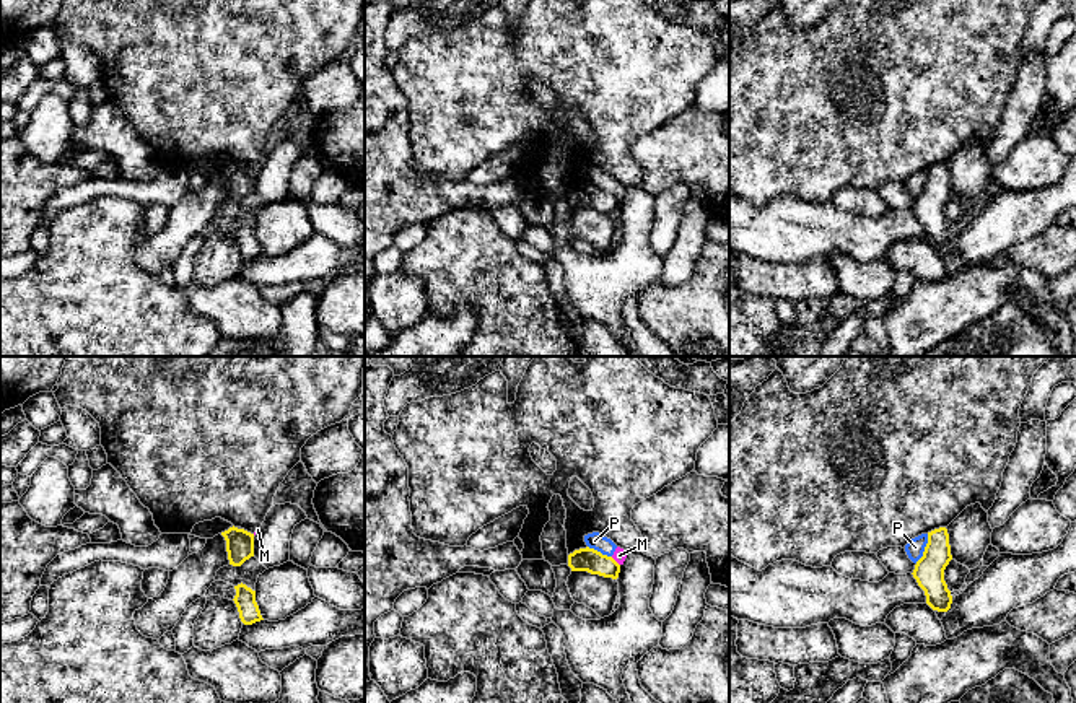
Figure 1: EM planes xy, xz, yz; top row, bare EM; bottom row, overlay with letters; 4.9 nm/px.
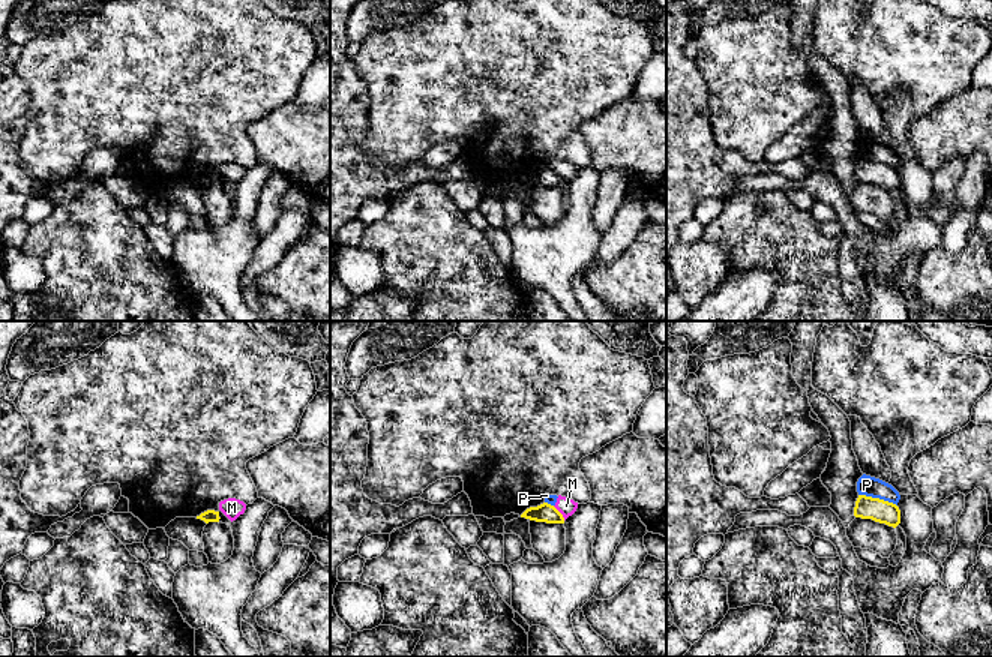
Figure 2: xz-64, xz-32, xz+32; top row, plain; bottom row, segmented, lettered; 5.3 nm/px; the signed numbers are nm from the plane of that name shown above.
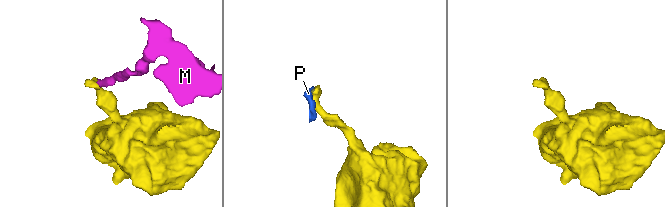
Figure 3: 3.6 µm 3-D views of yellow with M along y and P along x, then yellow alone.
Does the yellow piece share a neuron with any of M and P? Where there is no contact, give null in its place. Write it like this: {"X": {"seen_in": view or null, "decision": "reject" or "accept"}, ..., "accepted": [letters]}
{"M": {"seen_in": "xz", "decision": "reject"}, "P": {"seen_in": "yz", "decision": "reject"}, "accepted": []}

